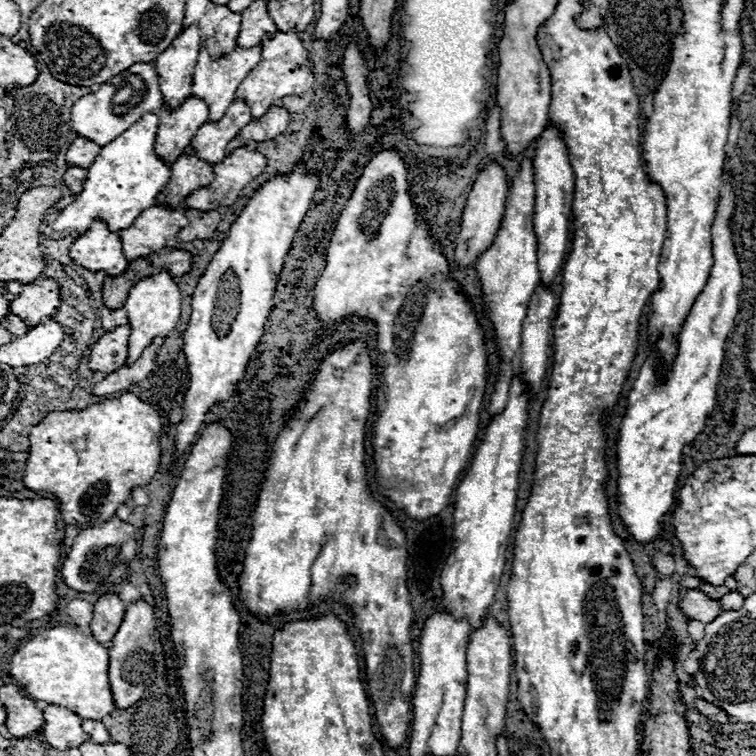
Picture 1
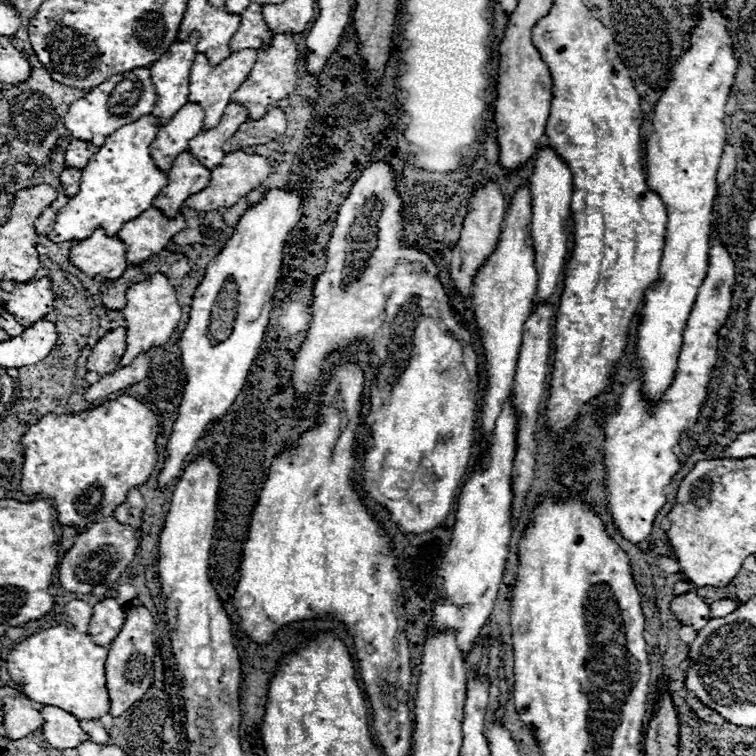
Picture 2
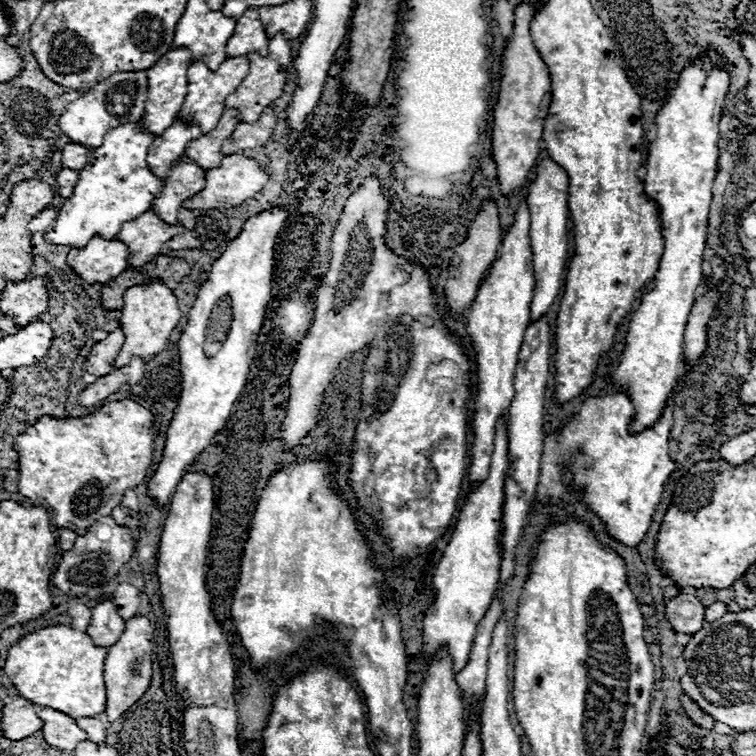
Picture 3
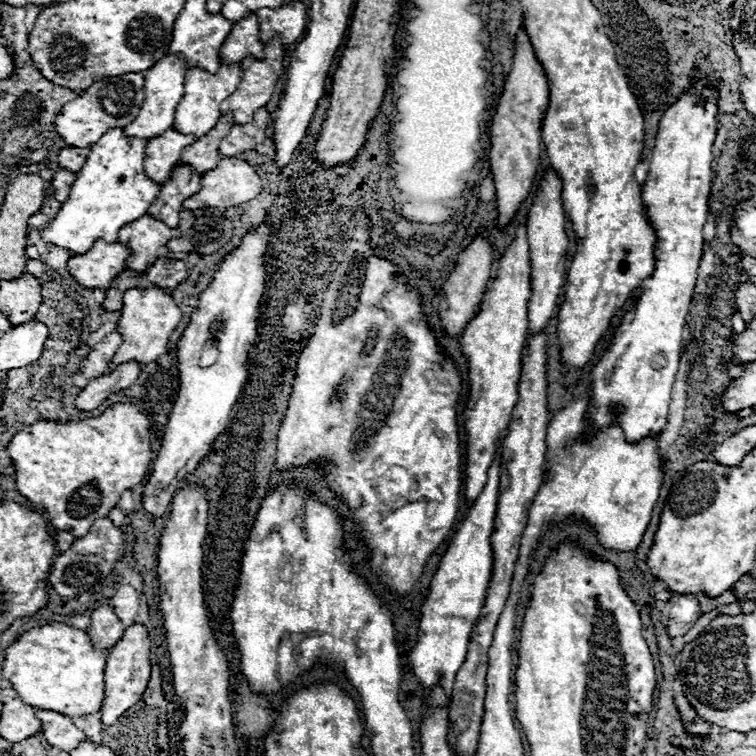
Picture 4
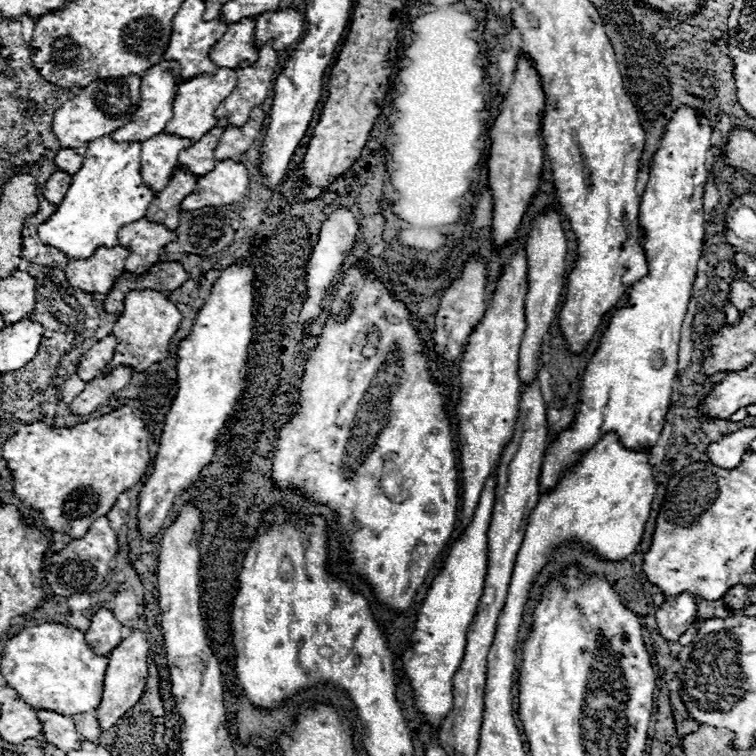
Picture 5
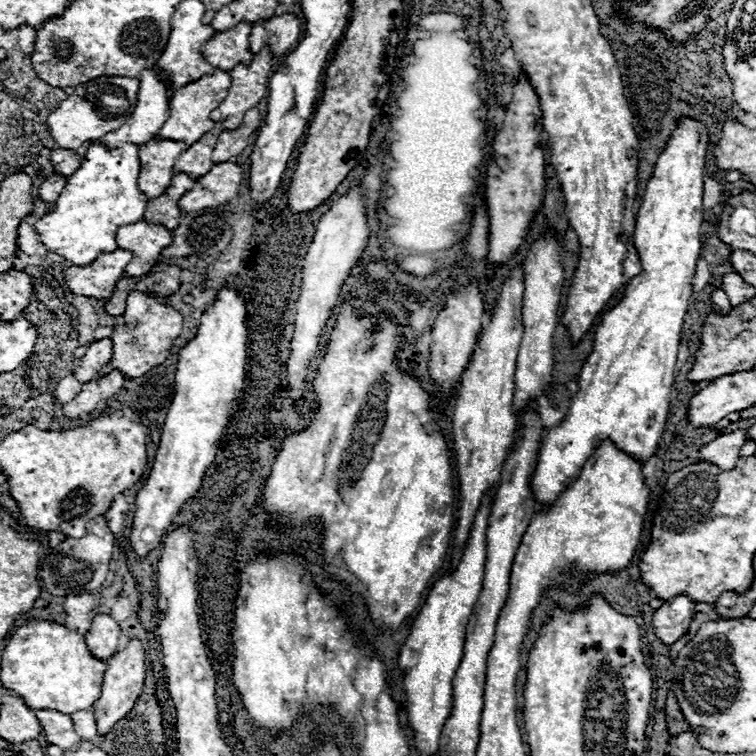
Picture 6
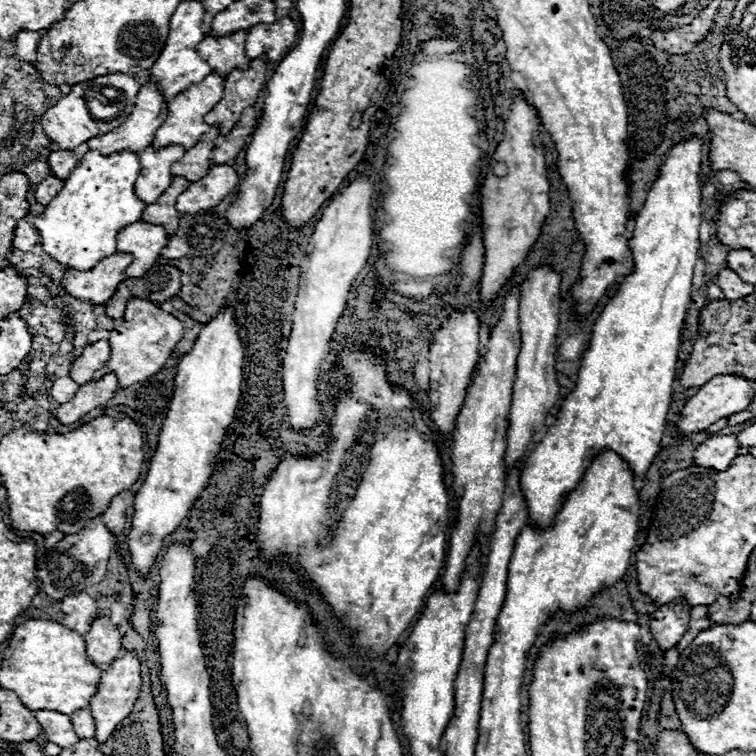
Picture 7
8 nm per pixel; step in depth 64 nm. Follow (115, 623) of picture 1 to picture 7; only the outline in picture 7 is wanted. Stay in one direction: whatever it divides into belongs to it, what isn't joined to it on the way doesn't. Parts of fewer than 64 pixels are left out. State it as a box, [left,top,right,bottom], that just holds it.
[84,616,122,666]

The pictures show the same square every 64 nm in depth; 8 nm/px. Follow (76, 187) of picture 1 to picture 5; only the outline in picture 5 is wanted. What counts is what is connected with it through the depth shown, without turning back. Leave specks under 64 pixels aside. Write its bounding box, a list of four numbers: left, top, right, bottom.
[42,172,72,204]

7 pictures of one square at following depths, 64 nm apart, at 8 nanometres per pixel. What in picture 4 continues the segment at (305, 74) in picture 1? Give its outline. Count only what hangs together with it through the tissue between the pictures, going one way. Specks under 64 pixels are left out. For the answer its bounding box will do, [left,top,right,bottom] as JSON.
[220,40,286,124]

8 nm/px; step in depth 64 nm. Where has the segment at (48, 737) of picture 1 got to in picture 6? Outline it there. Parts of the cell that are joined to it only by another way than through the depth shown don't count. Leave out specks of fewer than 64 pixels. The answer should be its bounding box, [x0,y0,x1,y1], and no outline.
[36,710,80,750]

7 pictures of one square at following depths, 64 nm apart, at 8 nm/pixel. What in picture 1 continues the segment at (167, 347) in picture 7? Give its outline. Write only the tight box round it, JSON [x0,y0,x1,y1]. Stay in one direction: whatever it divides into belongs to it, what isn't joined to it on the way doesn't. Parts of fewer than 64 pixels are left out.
[124,272,182,364]

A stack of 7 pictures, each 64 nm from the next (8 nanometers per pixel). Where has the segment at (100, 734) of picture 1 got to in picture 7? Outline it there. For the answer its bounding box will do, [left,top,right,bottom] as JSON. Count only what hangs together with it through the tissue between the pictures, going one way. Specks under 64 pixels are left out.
[70,708,96,738]

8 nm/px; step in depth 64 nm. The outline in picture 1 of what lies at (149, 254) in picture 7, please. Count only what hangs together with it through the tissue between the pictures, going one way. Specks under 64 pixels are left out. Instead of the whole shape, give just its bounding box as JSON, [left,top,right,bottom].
[118,202,188,260]

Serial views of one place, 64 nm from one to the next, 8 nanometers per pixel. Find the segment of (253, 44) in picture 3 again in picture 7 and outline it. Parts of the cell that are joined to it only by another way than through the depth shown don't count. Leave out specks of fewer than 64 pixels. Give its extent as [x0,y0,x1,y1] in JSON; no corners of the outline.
[196,30,250,74]

